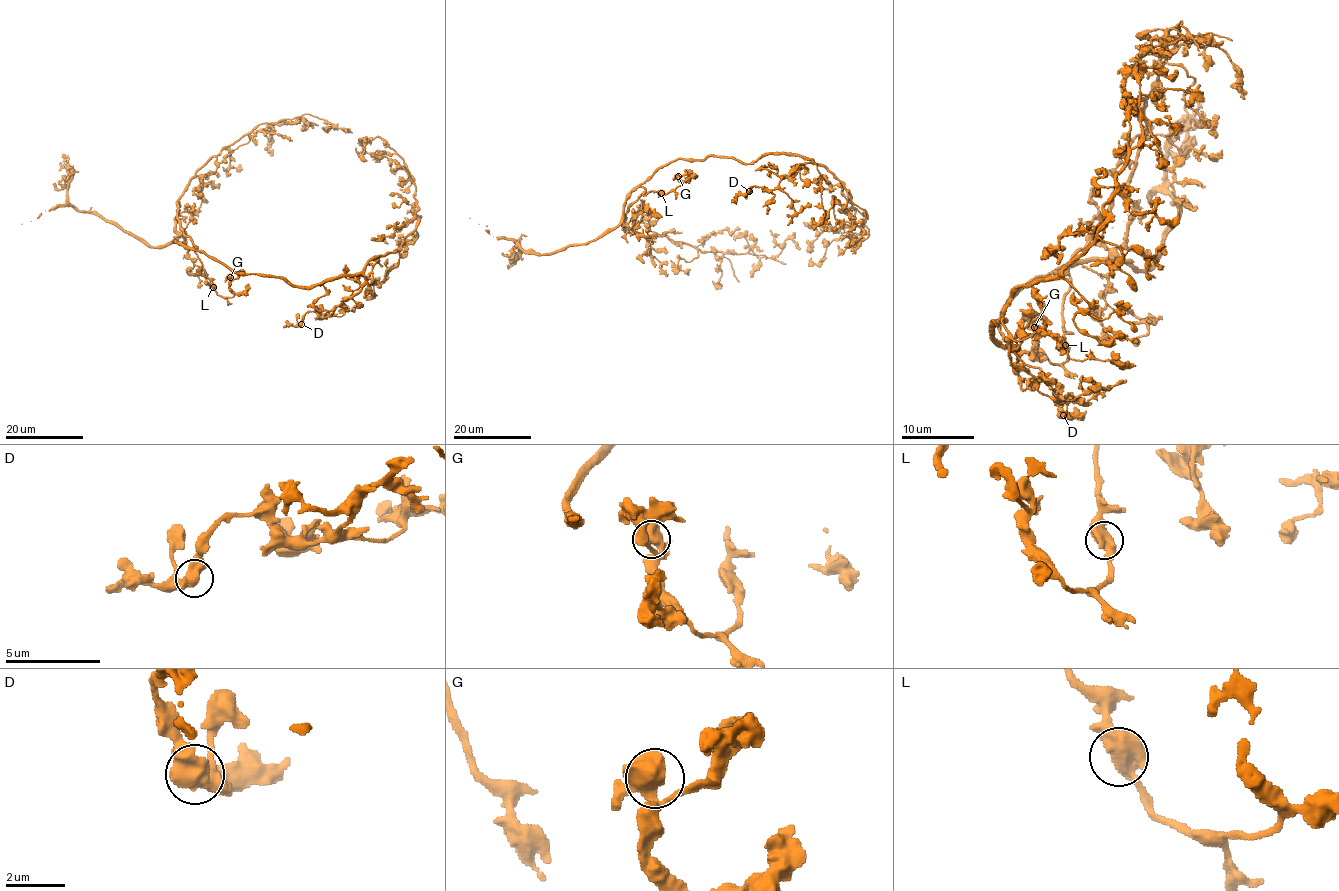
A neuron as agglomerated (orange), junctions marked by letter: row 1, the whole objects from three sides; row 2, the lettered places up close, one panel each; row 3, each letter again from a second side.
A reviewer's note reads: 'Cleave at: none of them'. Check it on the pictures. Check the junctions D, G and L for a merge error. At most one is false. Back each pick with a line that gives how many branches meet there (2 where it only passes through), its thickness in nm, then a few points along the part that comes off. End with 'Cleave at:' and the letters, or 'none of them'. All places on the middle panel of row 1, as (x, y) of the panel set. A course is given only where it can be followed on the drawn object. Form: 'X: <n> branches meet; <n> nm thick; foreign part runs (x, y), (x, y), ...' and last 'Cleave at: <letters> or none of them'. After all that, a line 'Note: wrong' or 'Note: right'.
Cleave at: none of them
Note: right

